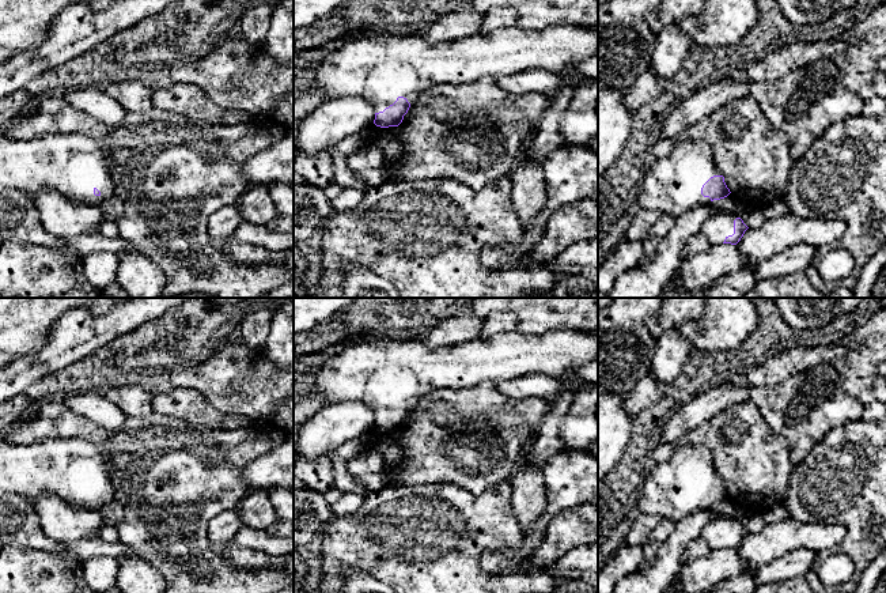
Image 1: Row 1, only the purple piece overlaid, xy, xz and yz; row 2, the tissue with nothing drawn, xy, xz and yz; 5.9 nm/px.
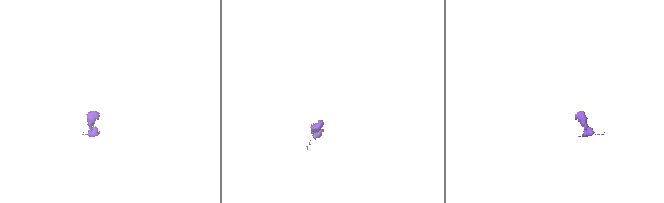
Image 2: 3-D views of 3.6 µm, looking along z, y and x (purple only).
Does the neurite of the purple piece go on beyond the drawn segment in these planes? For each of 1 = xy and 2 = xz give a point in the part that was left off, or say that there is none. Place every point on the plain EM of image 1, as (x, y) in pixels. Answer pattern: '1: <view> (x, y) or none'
1: xy (69, 468)
2: xz (379, 373)

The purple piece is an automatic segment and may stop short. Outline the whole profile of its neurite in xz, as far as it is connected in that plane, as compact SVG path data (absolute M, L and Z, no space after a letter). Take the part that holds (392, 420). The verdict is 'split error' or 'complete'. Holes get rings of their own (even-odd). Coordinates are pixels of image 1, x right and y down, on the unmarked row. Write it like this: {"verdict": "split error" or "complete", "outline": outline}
{"verdict": "split error", "outline": "M575 329L550 331L544 335L526 335L518 331L497 333L488 339L473 339L455 345L432 348L423 340L357 340L344 352L330 356L317 373L311 394L323 399L326 405L344 401L359 401L375 413L374 428L380 433L398 431L409 412L420 400L442 389L467 389L481 382L507 382L525 375L549 375L554 378L572 377L578 367L598 359L598 333L579 332Z"}

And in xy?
{"verdict": "split error", "outline": "M52 438L35 445L0 441L0 492L26 499L52 494L76 509L94 511L116 502L105 458L92 443L80 438Z"}

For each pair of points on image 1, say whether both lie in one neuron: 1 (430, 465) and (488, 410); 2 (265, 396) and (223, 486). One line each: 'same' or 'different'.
1: same
2: different

